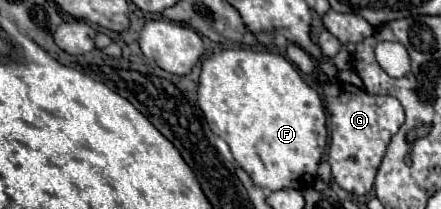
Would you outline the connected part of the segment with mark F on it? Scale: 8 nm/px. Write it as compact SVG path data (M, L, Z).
M251 48L224 49L210 55L202 61L198 107L210 129L230 145L234 159L252 177L254 185L270 191L286 187L306 189L306 185L314 185L316 169L328 141L326 111L318 93L302 81L296 67L282 55Z

